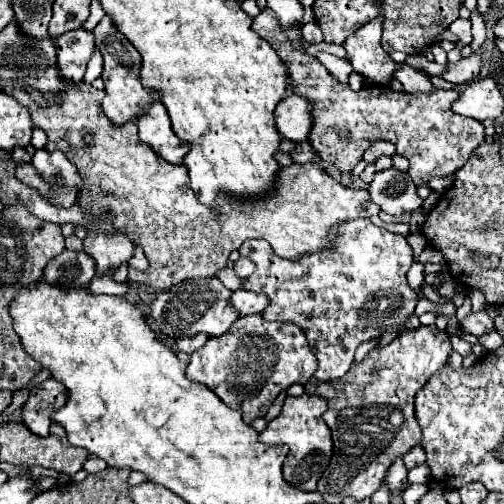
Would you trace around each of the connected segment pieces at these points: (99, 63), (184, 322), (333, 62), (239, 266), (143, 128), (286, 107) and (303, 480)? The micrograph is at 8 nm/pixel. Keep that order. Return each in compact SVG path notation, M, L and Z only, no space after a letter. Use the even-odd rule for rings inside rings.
M98 49L92 55L90 61L87 64L84 80L91 83L95 79L99 78L103 71L103 57Z
M219 278L185 280L183 284L173 286L171 292L159 292L151 304L151 318L159 328L159 338L163 342L173 342L173 338L193 336L199 332L221 336L239 318L239 312L231 306L231 294L233 292L227 290Z
M317 52L317 58L335 76L335 80L339 80L339 82L347 82L349 74L353 72L353 66L351 66L351 62L347 58L337 58L337 56L331 56L327 52Z
M241 256L241 258L235 262L235 274L237 274L239 278L247 278L247 276L251 276L253 272L255 272L255 262L253 262L253 260Z
M155 98L149 112L137 120L139 126L139 138L155 148L159 156L163 156L171 164L183 164L183 156L191 150L191 146L185 140L179 140L177 134L171 128L169 114L165 112L163 104Z
M297 94L285 96L275 108L275 128L285 140L291 142L307 140L311 128L309 102Z
M303 394L299 398L287 396L281 408L281 414L273 418L259 434L259 440L269 446L289 446L289 454L283 464L283 478L293 488L313 492L317 486L317 480L321 478L321 472L329 466L329 460L333 456L333 440L331 430L323 422L323 412L327 410L327 400L315 394Z

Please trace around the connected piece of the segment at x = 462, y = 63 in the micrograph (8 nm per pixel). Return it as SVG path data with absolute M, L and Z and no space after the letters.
M481 52L471 54L469 58L463 58L457 64L447 62L441 78L453 84L465 84L465 82L475 80L479 76L479 70L481 70Z

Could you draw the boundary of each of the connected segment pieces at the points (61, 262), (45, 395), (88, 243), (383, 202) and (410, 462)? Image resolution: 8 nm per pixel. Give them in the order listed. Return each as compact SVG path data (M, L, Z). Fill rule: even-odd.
M65 250L45 266L45 280L63 288L87 286L93 278L95 264L85 252Z
M51 378L31 390L27 402L21 406L21 422L37 436L49 436L51 414L67 400L65 386Z
M89 230L85 238L85 252L95 260L99 274L105 274L105 270L113 266L125 264L133 256L133 248L135 244L121 230L115 230L113 234Z
M397 168L377 172L369 184L369 194L371 200L391 216L401 216L405 212L411 214L423 208L423 200L419 198L413 180L409 180L407 172Z
M417 444L417 446L413 446L413 448L403 456L403 460L405 460L405 466L407 466L407 468L419 466L419 464L425 462L425 450Z

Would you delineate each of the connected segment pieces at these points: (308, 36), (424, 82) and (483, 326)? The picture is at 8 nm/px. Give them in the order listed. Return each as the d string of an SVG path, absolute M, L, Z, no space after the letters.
M307 22L307 24L301 28L301 34L303 34L303 38L305 38L307 42L311 42L311 44L323 42L323 34L321 34L321 28L319 28L317 22Z
M405 66L405 68L401 68L401 70L397 70L395 74L393 74L393 78L397 78L403 86L405 86L405 92L407 94L415 94L415 92L433 92L433 84L431 84L431 80L429 80L429 76L425 76L423 72L419 72L419 70L413 70L413 68L409 68L409 66Z
M485 310L481 312L471 312L469 316L465 316L459 326L467 332L467 334L475 334L475 336L483 336L487 332L493 330L493 320L489 318L489 314Z

